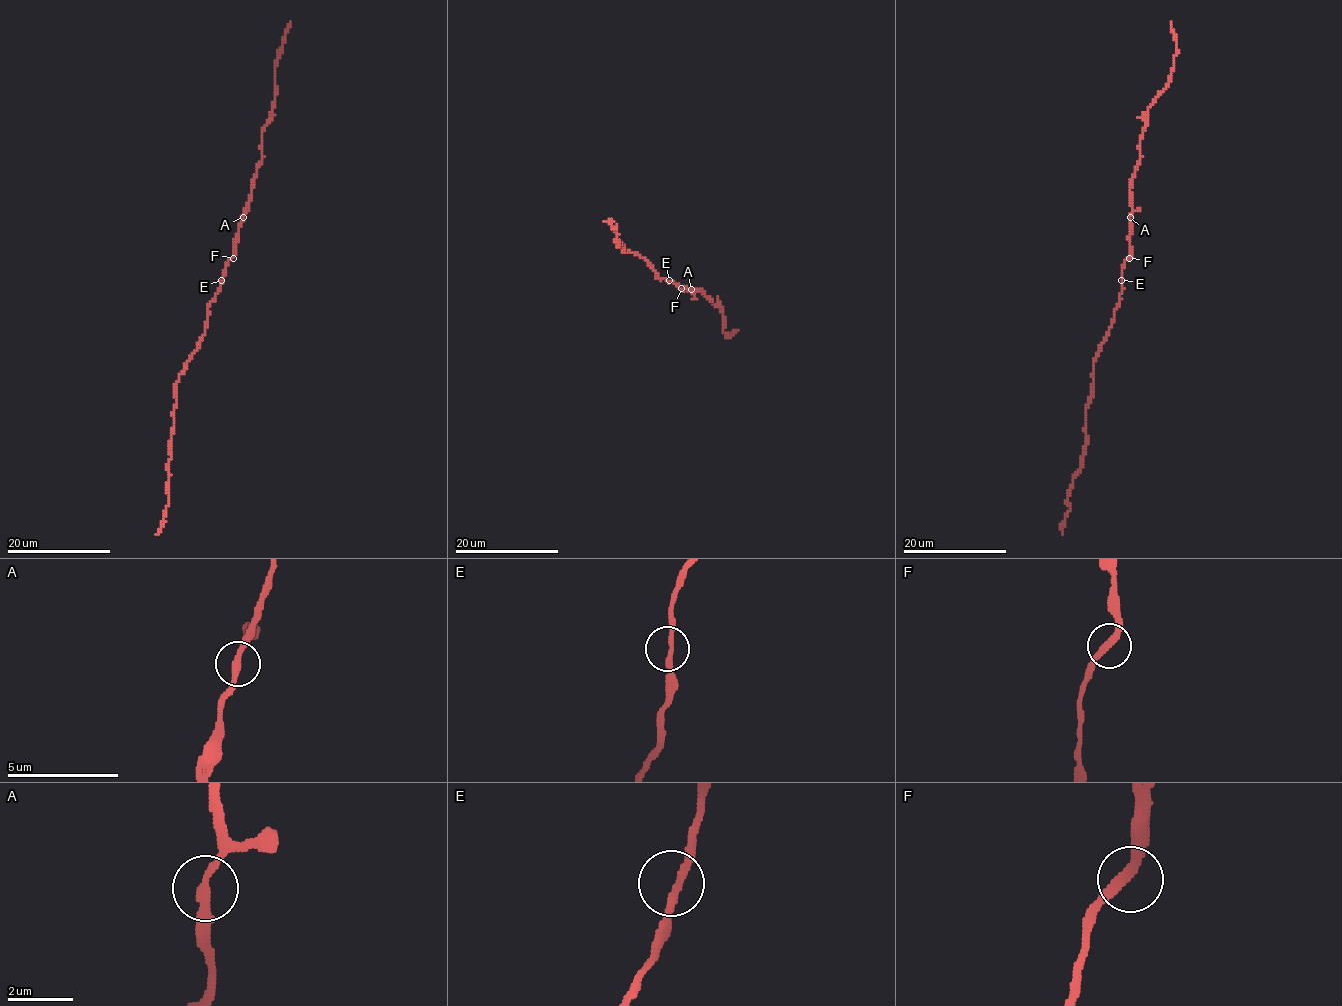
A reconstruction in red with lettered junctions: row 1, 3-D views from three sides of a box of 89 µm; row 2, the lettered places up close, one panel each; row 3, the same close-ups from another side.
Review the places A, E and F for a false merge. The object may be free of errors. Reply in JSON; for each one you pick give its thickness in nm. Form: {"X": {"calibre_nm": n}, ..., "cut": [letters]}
{"cut": []}

